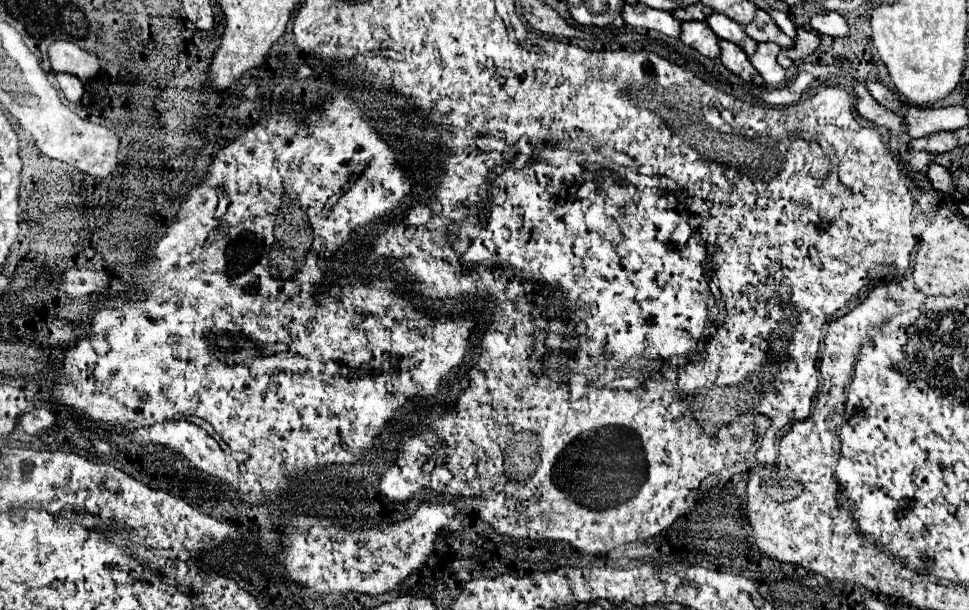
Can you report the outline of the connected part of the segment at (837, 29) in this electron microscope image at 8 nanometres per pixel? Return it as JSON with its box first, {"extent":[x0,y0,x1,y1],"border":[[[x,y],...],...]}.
{"extent":[811,12,849,36],"border":[[[829,12],[829,14],[817,14],[811,18],[811,28],[819,34],[827,34],[827,36],[847,36],[849,26],[845,22],[845,18],[837,12]]]}

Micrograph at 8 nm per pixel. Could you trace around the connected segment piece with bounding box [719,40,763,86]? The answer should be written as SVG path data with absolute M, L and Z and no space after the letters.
M719 40L719 48L721 48L719 60L721 60L721 64L727 70L731 70L733 74L737 74L745 82L753 82L757 86L763 84L761 74L757 70L753 70L753 66L749 64L749 60L747 60L745 52L741 52L741 48L737 48L735 44L729 44L727 40Z

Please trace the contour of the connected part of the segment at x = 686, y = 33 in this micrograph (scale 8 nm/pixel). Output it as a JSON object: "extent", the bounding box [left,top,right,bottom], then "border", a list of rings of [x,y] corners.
{"extent":[681,22,717,58],"border":[[[681,22],[681,42],[705,58],[717,58],[717,36],[705,22]]]}

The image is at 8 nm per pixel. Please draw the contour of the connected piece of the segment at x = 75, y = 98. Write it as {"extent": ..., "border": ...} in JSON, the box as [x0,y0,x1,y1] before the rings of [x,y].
{"extent":[57,74,83,102],"border":[[[57,74],[57,82],[61,92],[65,94],[65,98],[69,102],[79,102],[83,96],[83,84],[81,80],[77,80],[77,76],[69,76],[69,74]]]}

